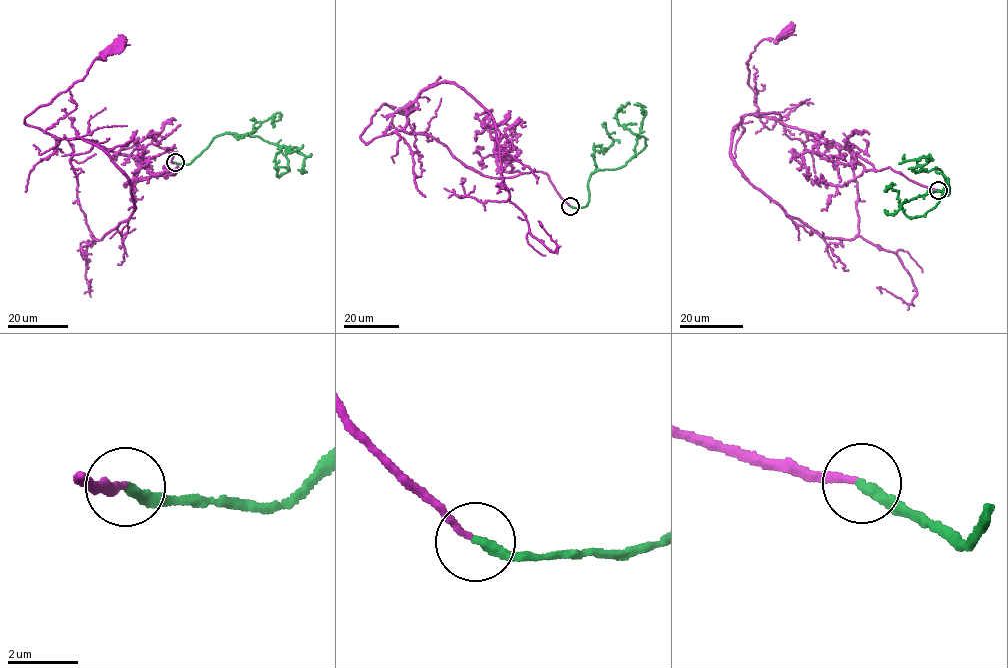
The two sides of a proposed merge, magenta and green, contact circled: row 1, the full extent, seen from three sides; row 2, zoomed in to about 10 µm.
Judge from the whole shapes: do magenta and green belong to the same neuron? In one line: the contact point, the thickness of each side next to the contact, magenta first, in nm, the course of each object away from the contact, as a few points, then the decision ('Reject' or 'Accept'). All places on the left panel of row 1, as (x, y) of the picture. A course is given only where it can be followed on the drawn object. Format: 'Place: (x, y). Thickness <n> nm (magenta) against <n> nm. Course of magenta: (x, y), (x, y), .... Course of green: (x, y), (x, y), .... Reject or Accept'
Place: (175, 162). Thickness 200 nm (magenta) against 280 nm. Course of magenta: (175, 163), (171, 149), (145, 159), (66, 139), (100, 148), (130, 186), (130, 217), (92, 234), (89, 285). Course of green: (175, 163), (190, 164), (217, 136), (247, 134), (287, 158), (277, 176), (280, 149), (303, 145). Accept

